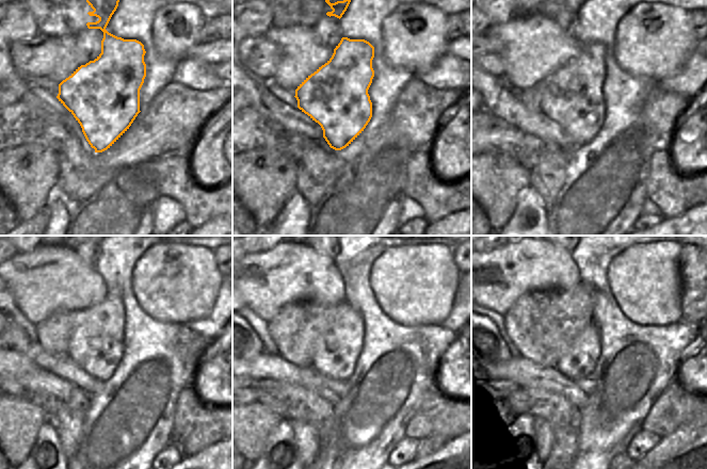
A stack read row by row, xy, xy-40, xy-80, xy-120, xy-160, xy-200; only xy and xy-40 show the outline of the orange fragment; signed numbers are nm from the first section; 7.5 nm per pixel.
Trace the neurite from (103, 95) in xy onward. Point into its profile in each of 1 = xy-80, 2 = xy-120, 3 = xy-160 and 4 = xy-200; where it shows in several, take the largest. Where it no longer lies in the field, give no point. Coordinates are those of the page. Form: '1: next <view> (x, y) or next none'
1: next xy-80 (572, 96)
2: next xy-120 (97, 341)
3: next xy-160 (338, 351)
4: next xy-200 (578, 361)

